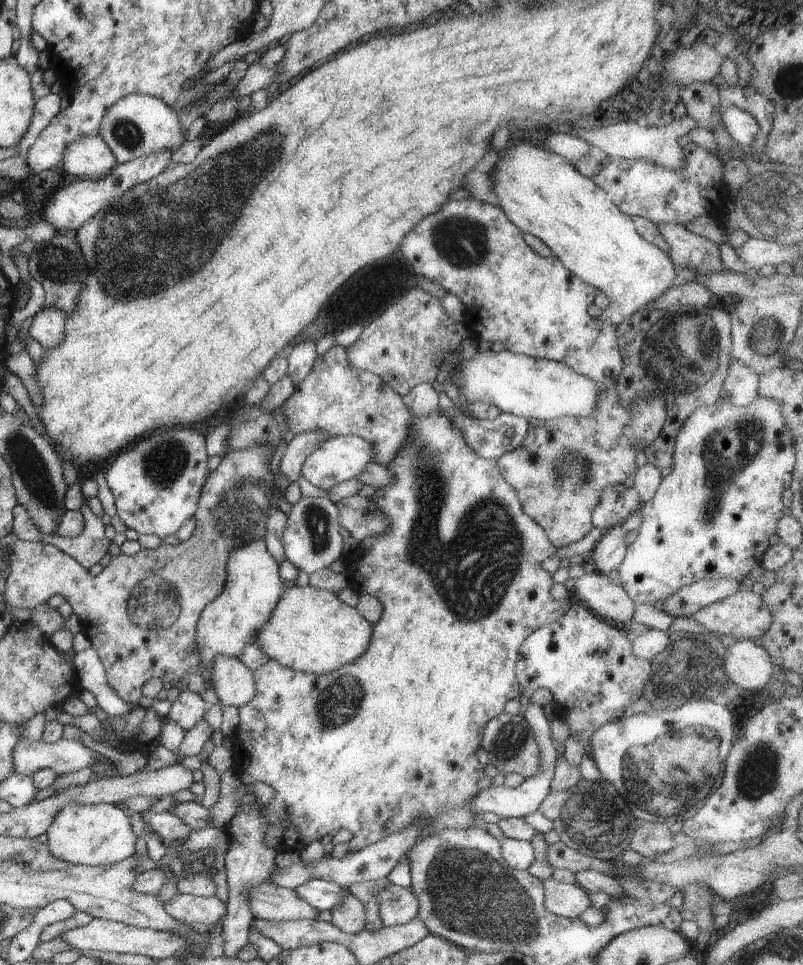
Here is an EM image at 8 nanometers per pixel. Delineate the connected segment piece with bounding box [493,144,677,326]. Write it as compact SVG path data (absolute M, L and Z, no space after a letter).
M516 144L502 160L494 172L496 186L493 188L500 200L500 208L523 234L531 234L542 240L570 272L608 296L610 304L596 320L617 326L637 310L646 308L671 287L677 268L669 254L644 240L635 229L633 217L624 214L614 202L610 202L598 184L582 176L563 156L530 144Z

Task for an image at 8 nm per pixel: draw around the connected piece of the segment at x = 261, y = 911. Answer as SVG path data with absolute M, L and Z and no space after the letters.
M263 882L248 890L248 906L254 919L271 921L293 921L298 919L318 919L321 910L312 908L302 900L296 889L284 888Z

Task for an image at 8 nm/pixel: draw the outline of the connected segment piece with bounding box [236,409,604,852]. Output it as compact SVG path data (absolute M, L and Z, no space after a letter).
M441 409L434 412L432 416L422 416L416 418L412 416L412 428L410 428L410 438L402 448L398 448L398 454L394 456L392 464L386 466L394 474L394 484L386 488L377 488L377 494L370 498L388 518L388 532L382 536L370 536L364 538L355 550L346 557L347 569L356 572L349 578L350 585L357 589L360 594L370 594L377 598L382 604L382 615L374 624L374 632L370 636L370 646L362 656L352 660L346 666L340 666L338 670L326 674L312 674L286 668L278 664L276 660L269 660L262 664L260 668L253 671L256 692L254 698L246 704L238 707L240 722L236 729L238 744L244 754L248 755L247 760L242 760L242 783L264 782L274 790L274 798L266 804L261 804L259 797L254 793L244 794L238 802L238 808L244 804L256 804L264 818L266 818L266 840L264 844L268 848L280 850L282 844L290 842L296 848L296 838L300 834L300 850L314 840L321 840L326 834L336 834L342 828L352 832L352 839L349 841L349 850L356 852L368 845L374 844L398 830L406 830L410 826L420 824L422 832L418 838L432 836L434 832L440 832L444 828L466 828L474 822L474 816L478 816L470 804L474 794L480 792L478 782L484 776L483 766L478 760L478 748L481 747L481 737L485 724L504 711L504 706L508 700L520 698L522 688L516 679L516 664L519 659L519 648L522 642L535 630L552 624L558 620L572 603L572 599L556 600L552 597L552 573L542 569L541 562L546 558L572 557L581 554L589 557L593 552L595 544L603 537L603 530L592 527L592 530L575 543L562 548L556 548L550 544L543 528L534 522L524 511L515 488L506 482L500 468L498 459L486 459L478 456L456 430L453 422L444 416Z

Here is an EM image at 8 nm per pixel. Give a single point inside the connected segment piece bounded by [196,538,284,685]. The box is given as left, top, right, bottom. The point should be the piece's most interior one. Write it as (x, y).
(253, 586)

